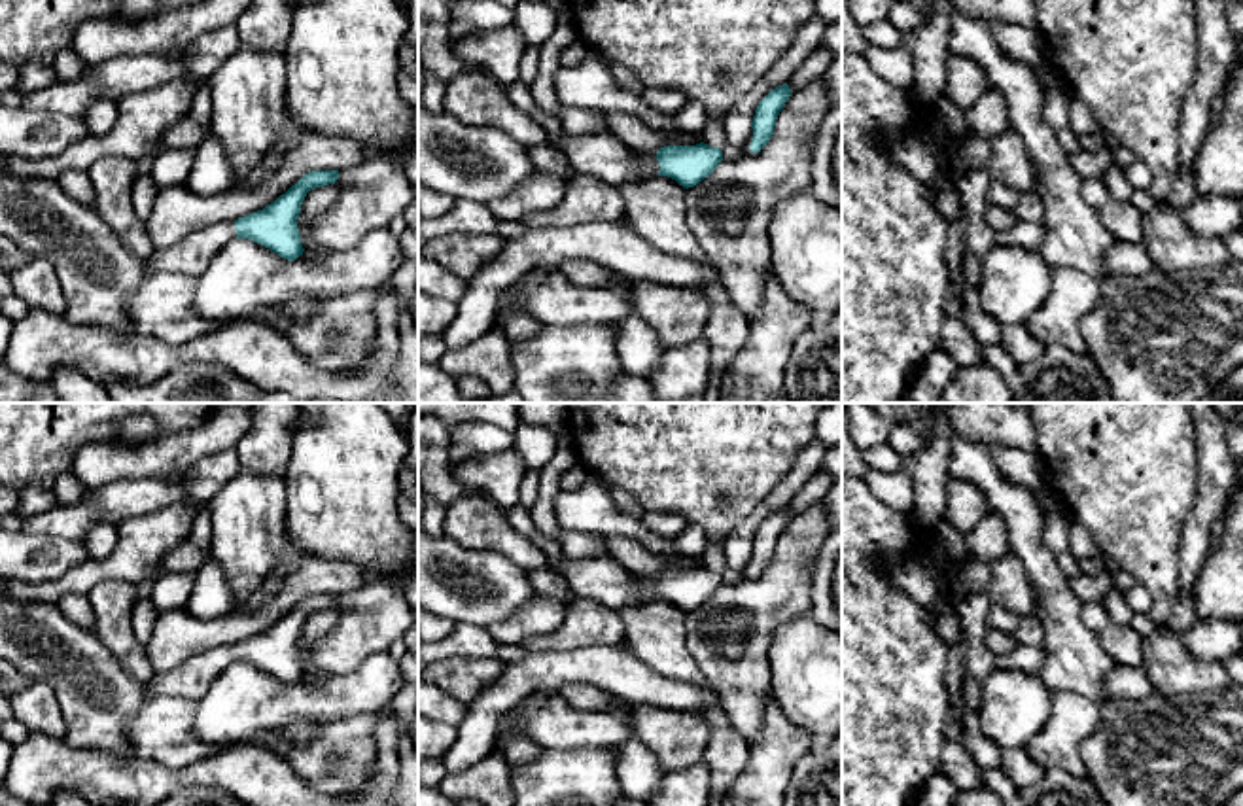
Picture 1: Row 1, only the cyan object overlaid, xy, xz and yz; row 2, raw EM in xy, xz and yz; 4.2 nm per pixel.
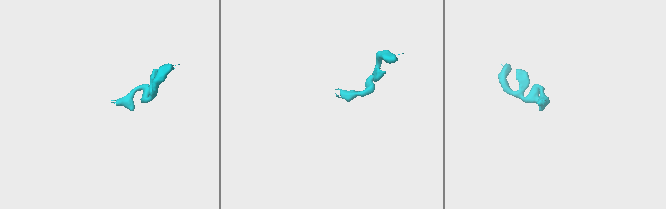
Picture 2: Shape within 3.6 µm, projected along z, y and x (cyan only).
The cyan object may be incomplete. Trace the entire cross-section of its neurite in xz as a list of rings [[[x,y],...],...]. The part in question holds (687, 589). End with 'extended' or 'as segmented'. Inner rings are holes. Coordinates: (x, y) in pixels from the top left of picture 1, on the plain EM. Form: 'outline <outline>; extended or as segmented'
outline [[[704,566],[696,569],[664,569],[658,575],[632,573],[639,598],[668,600],[685,613],[708,602],[723,585],[723,575]]]; extended

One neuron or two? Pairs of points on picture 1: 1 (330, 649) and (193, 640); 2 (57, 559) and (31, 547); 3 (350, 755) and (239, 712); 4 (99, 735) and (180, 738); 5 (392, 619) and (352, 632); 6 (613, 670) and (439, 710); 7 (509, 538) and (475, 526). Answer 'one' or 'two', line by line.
1: two
2: one
3: two
4: two
5: one
6: two
7: one

